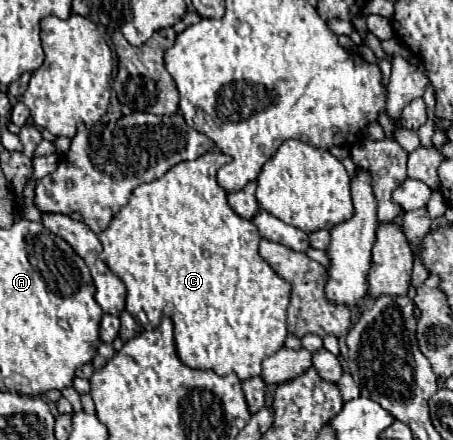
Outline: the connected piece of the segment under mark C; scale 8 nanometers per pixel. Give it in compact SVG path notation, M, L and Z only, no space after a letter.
M213 151L213 153L205 153L195 161L181 161L175 167L171 167L163 177L151 181L151 183L141 183L133 189L129 203L125 207L121 207L121 211L113 217L113 221L107 225L107 229L103 229L99 233L99 241L103 243L103 251L101 251L101 259L107 263L107 267L125 283L127 287L127 311L139 321L139 325L145 331L151 331L159 325L159 319L163 315L173 319L175 325L175 343L177 343L177 353L183 359L185 365L193 367L193 369L213 369L217 375L229 375L229 373L237 373L239 379L249 379L253 375L261 373L261 361L273 353L277 353L287 337L287 307L289 307L289 295L291 295L291 285L281 279L267 261L263 261L259 257L259 229L255 227L253 221L249 219L241 219L227 203L227 193L219 187L219 183L215 181L215 173L221 165L229 163L229 155Z

